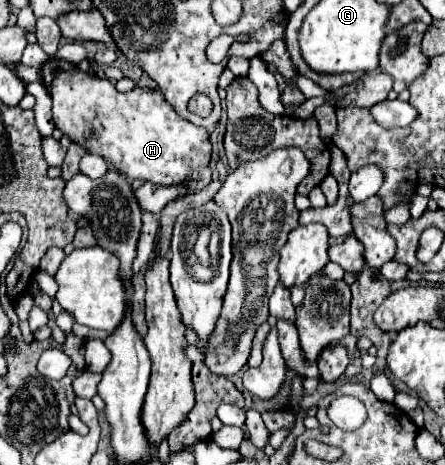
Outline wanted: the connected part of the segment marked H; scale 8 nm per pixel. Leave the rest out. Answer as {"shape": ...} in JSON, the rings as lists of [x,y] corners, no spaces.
{"shape":[[[49,60],[43,66],[43,80],[53,96],[53,120],[55,126],[67,134],[71,140],[77,140],[89,148],[91,154],[99,154],[107,160],[107,164],[113,166],[119,174],[131,180],[147,180],[159,186],[185,186],[185,194],[197,192],[205,188],[211,182],[211,140],[209,132],[201,126],[191,124],[187,118],[181,118],[169,106],[159,90],[151,88],[135,88],[131,92],[117,92],[113,82],[107,78],[97,78],[87,72],[81,72],[77,66],[71,62],[63,60]]]}

